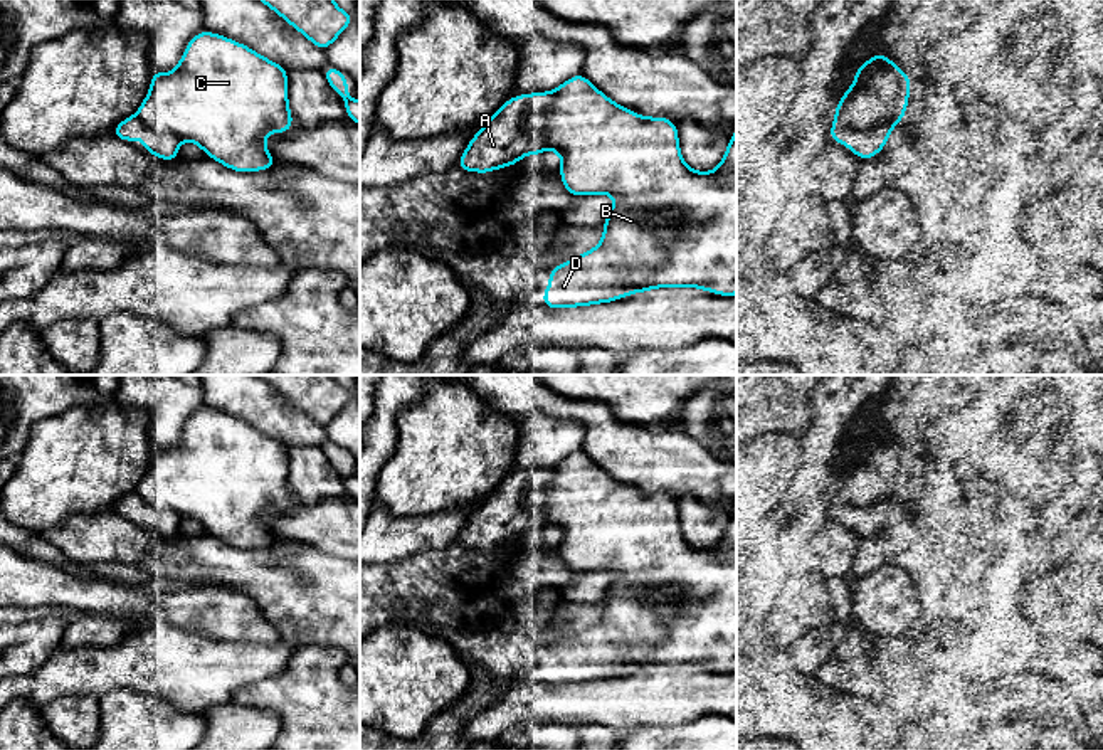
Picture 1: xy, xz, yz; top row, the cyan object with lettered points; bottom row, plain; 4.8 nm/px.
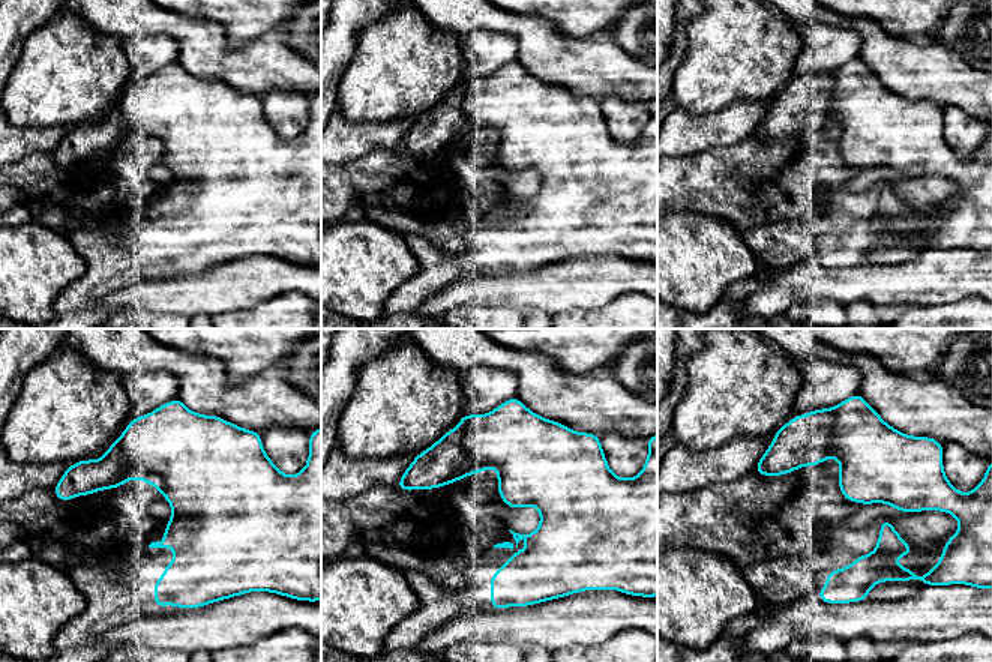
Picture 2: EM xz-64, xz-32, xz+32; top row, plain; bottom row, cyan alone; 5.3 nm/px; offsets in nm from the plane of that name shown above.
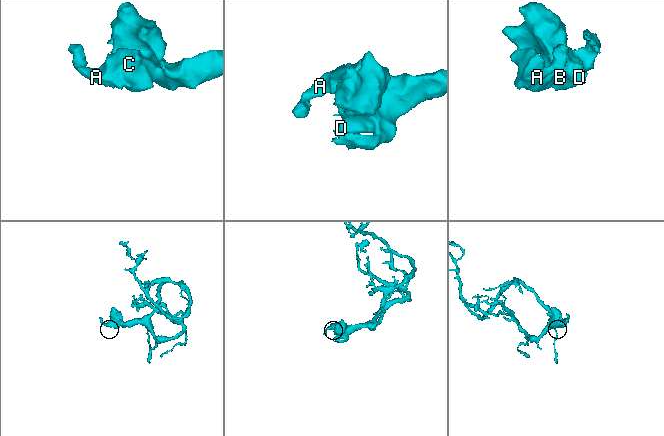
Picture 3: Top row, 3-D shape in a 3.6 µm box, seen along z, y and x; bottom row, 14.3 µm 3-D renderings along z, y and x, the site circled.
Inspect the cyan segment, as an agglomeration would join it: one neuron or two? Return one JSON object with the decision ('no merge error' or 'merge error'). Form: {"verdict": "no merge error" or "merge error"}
{"verdict": "merge error"}

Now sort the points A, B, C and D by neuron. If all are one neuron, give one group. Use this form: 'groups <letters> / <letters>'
groups A / B C D

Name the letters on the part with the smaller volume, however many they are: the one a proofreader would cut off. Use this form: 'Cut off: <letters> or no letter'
Cut off: A

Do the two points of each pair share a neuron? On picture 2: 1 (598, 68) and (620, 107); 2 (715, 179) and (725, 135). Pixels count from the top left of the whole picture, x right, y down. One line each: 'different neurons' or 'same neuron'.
1: different neurons
2: different neurons

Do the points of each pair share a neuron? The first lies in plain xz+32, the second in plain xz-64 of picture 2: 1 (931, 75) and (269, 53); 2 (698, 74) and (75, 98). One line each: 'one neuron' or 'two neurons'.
1: one neuron
2: one neuron

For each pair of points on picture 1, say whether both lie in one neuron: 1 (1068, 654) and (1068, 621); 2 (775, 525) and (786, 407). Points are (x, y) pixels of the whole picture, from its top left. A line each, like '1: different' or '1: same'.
1: different
2: different

